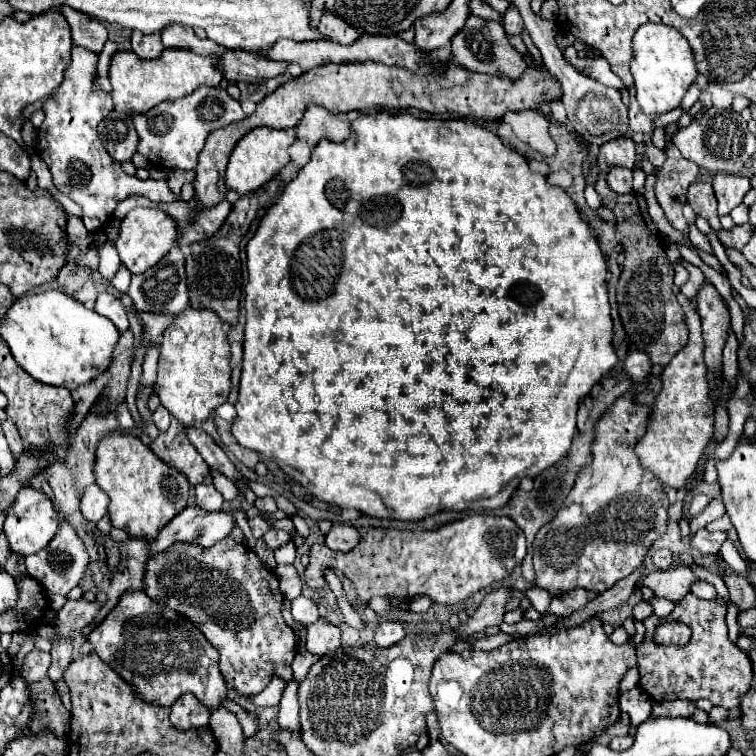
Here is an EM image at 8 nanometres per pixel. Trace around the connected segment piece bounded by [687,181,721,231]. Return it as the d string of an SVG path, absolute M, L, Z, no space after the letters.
M695 181L691 183L689 191L687 191L687 203L693 207L693 211L701 217L705 217L711 225L711 229L719 231L719 215L717 215L717 199L713 195L713 187L711 183L701 183Z

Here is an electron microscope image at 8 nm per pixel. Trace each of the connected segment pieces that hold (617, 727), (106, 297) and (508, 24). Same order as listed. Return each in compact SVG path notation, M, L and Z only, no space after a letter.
M623 713L623 715L619 717L619 723L615 723L615 725L609 727L609 729L605 729L599 737L593 739L593 743L609 745L609 739L611 739L611 737L615 737L615 735L627 735L629 731L631 731L631 721L629 721L629 715Z
M101 291L97 295L97 301L95 301L95 311L103 317L107 317L121 333L129 327L129 321L127 321L127 311L125 307L121 305L121 299L113 293L107 293L107 291Z
M511 5L509 11L503 15L503 27L507 35L519 35L523 29L523 19L519 17L519 11Z

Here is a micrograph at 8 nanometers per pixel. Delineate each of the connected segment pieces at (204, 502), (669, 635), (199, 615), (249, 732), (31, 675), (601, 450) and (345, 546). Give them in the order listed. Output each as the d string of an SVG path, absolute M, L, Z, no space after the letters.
M195 485L195 503L203 511L223 511L223 497L213 485Z
M665 621L655 631L655 643L659 645L685 646L691 638L691 629L685 623Z
M231 535L215 543L211 549L195 547L195 543L175 543L175 547L169 547L165 553L153 555L147 561L145 593L173 611L179 611L179 615L191 619L191 623L203 631L209 643L213 643L213 647L219 651L219 671L223 679L231 683L237 693L253 697L261 693L273 677L279 677L285 683L293 679L291 663L297 655L297 645L293 629L281 615L283 593L279 591L279 579L247 545L237 545Z
M225 699L225 707L227 707L227 709L237 717L237 721L241 723L245 737L253 737L255 731L257 731L257 723L255 723L255 719L253 719L251 715L247 715L247 713L237 705L237 703L229 703L227 699Z
M33 649L25 661L23 661L23 667L21 667L21 677L27 681L27 683L33 683L33 681L41 681L45 679L47 675L47 667L51 663L51 655L49 653L43 653L39 649Z
M625 393L601 415L593 431L591 463L579 469L575 487L555 519L535 535L535 585L553 597L575 587L601 587L601 593L611 589L643 563L649 547L665 533L669 509L665 487L639 465L633 453L649 411L649 407L637 407L631 393Z
M333 523L331 531L325 535L325 545L331 547L333 551L351 551L351 547L355 547L361 539L361 533L351 527L351 525L343 525L343 523Z

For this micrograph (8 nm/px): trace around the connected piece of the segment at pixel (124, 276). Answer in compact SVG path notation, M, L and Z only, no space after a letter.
M121 265L121 269L117 271L117 275L111 279L111 285L117 287L119 291L127 291L129 283L131 283L131 271L125 265Z

